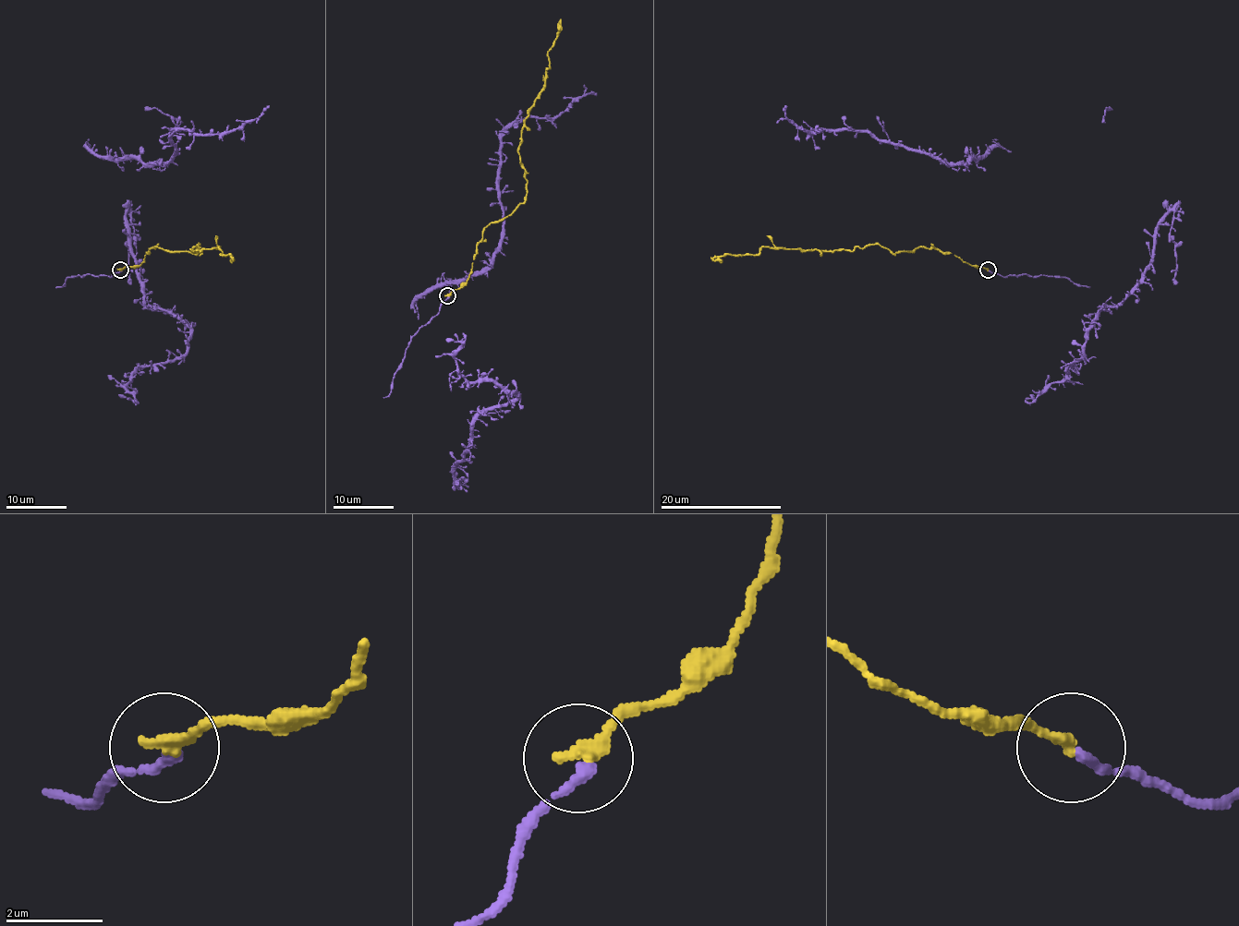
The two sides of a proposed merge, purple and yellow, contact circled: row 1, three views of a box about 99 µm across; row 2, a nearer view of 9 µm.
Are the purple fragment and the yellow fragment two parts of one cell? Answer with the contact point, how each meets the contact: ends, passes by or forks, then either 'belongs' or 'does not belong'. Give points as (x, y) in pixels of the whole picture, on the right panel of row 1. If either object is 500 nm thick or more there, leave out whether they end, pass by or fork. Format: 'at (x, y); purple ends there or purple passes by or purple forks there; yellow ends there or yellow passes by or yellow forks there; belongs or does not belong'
at (988, 270); purple ends there; yellow ends there; belongs

